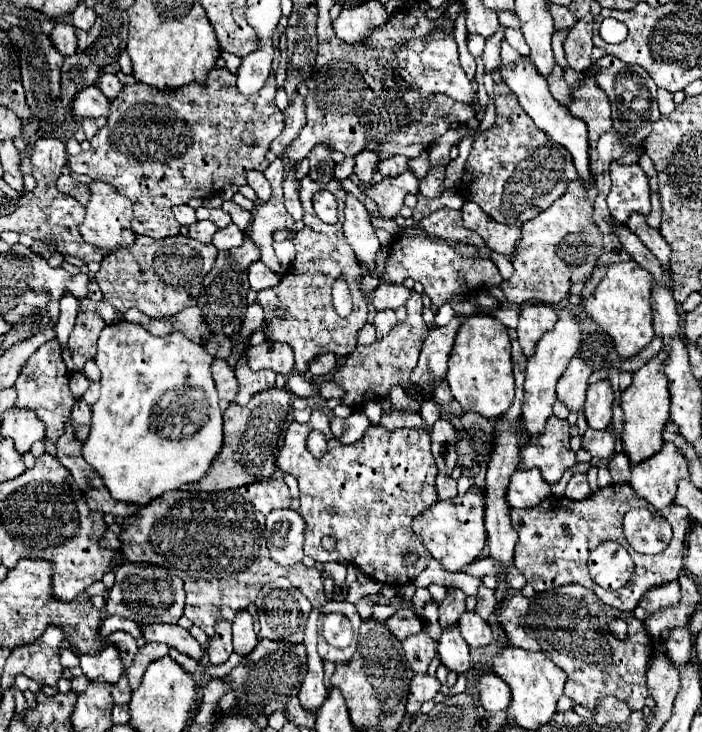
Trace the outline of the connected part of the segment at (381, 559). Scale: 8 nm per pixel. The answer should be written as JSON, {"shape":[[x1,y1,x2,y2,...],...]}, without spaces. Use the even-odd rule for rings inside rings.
{"shape":[[313,410,309,424,291,422,285,434,285,444,281,448,281,454,277,456,277,466,285,474,293,474,299,482,299,490,301,490,299,514,307,522,305,554,319,562,325,562,327,558,325,558,325,550,321,548,321,538,335,536,337,556,357,566,359,570,363,570,369,578,381,584,389,584,389,586,401,586,401,584,413,582,415,576,423,572,423,568,431,560,431,554,427,552,427,548,423,548,423,542,415,536,415,532,411,532,411,520,437,500,435,476,439,470,437,470,437,464,429,446,431,446,431,438,425,430,415,430,415,428,385,430,381,424,371,424,359,442,343,444,335,440,335,436,331,434,329,418,321,410],[311,430,319,430,327,438,329,448,327,448,327,454,321,458,315,458,307,450,307,436],[403,552,417,552,419,562,413,566,405,564,401,558]]}

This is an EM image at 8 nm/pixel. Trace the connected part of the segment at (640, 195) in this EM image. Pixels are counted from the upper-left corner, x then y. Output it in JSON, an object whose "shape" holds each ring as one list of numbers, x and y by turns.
{"shape":[[611,164,611,192,607,196,609,212,615,220,627,222,633,212,649,214,649,184,639,164]]}

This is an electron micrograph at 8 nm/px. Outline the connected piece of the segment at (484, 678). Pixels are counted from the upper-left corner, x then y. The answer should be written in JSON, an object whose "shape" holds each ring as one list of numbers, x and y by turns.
{"shape":[[483,672,477,682,477,698,487,712,499,712,507,710,507,704,511,702,511,692,499,676]]}

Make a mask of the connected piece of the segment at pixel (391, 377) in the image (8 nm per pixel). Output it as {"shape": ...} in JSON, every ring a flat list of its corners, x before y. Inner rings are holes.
{"shape":[[413,292,411,298,407,300,405,308,407,308,407,318,403,322,399,322,385,338,373,342,371,346,357,346,357,350,353,354,349,354,339,364,339,368,335,368,331,378,345,390,345,396,341,398,343,404,347,404,355,410,363,408,369,402,389,396,393,386,401,386,407,392,419,390,415,384,411,384,411,372,417,364,423,340,429,334,429,326,423,320,421,294]]}

